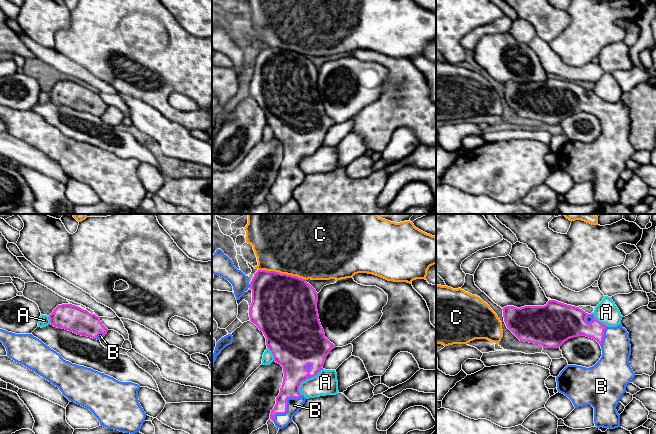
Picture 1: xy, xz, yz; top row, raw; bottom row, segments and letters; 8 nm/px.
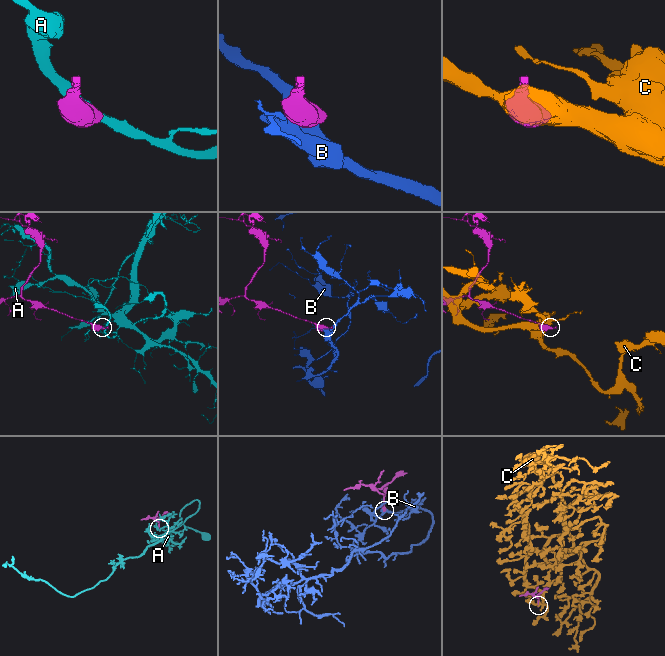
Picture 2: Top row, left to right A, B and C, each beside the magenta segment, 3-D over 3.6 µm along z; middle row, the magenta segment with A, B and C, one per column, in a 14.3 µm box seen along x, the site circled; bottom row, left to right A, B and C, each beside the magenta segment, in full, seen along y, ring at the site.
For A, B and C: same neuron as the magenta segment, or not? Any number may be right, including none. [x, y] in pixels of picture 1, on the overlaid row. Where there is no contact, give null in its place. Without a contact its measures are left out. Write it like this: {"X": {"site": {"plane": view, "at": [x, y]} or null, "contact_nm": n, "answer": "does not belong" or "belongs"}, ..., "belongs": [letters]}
{"A": {"site": {"plane": "xz", "at": [305, 380]}, "contact_nm": 260, "answer": "does not belong"}, "B": {"site": {"plane": "xz", "at": [286, 406]}, "contact_nm": 320, "answer": "belongs"}, "C": {"site": {"plane": "xz", "at": [282, 274]}, "contact_nm": 400, "answer": "does not belong"}, "belongs": ["B"]}

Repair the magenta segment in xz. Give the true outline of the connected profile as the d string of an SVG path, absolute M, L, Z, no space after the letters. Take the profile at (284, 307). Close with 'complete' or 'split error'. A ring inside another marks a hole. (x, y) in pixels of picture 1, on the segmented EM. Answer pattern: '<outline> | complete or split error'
M217 249L212 256L212 273L232 284L236 300L240 300L246 289L252 290L250 321L263 332L274 361L283 367L283 383L270 413L275 426L282 429L292 422L293 416L306 401L299 391L301 383L313 378L323 369L327 355L335 348L325 337L319 320L318 293L305 279L275 271L258 270L250 282L249 277L238 270L221 249Z | split error

